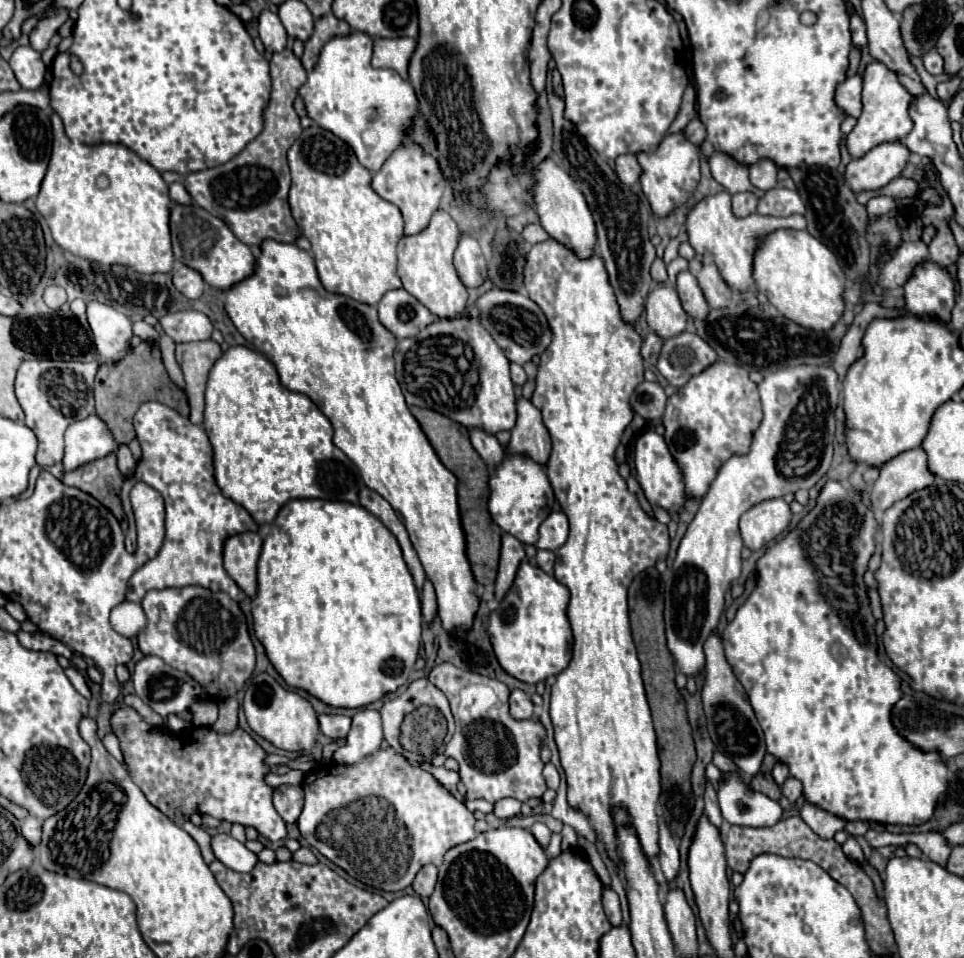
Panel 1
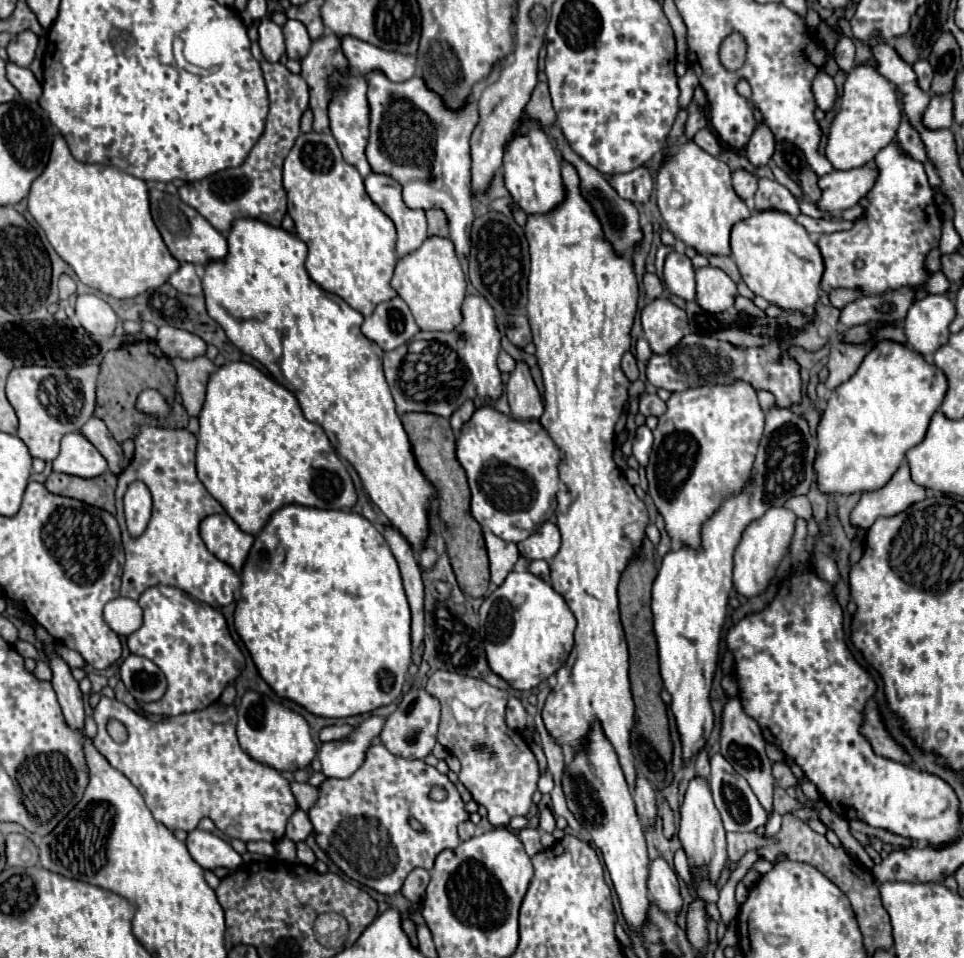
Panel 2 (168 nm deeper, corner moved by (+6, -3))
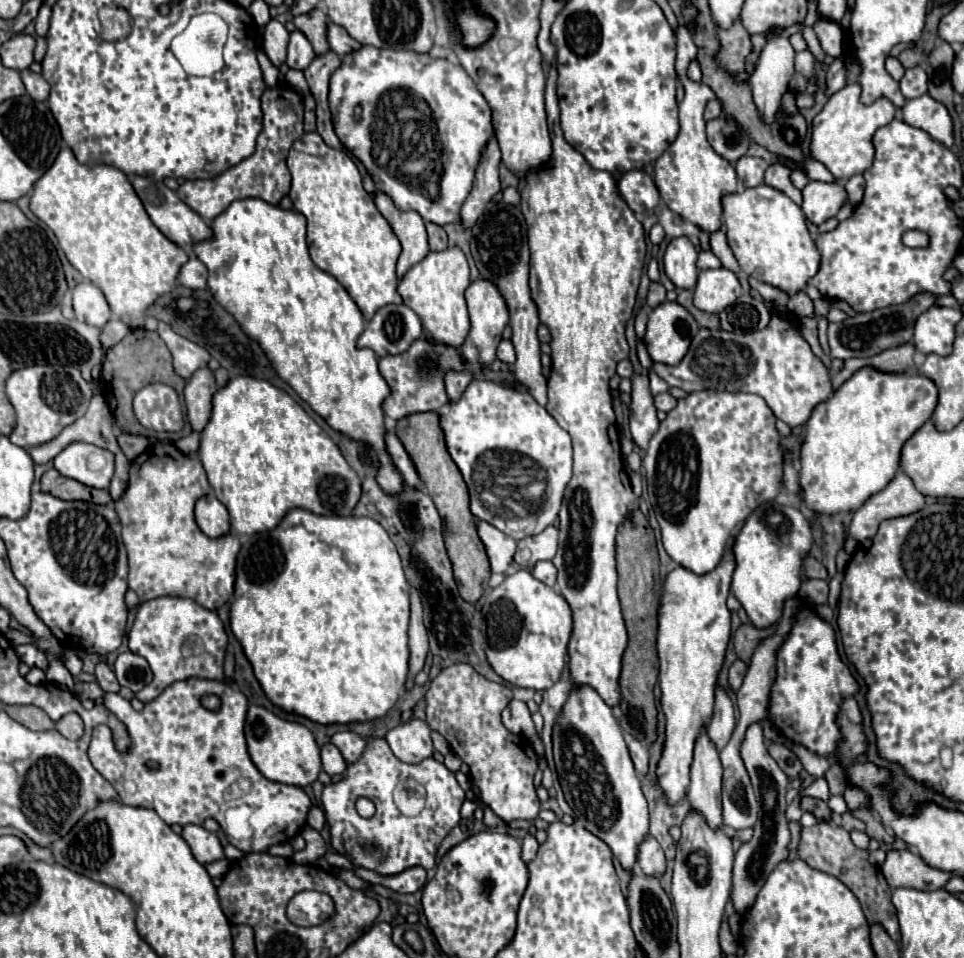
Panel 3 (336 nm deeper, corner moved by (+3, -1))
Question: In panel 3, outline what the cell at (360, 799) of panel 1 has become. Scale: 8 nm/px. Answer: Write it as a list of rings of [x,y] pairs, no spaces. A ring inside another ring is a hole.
[[[384,738],[370,740],[360,760],[348,766],[346,778],[336,784],[324,786],[322,792],[322,804],[326,820],[330,824],[332,846],[340,854],[348,856],[354,866],[374,870],[382,876],[400,874],[402,870],[412,866],[422,866],[426,870],[434,868],[440,842],[460,822],[462,802],[464,790],[456,782],[454,772],[450,772],[434,758],[426,758],[420,764],[406,764],[392,754]],[[408,778],[420,782],[426,788],[426,806],[414,818],[402,816],[392,800],[396,784]],[[360,796],[374,802],[376,814],[372,818],[362,818],[356,812],[356,800]]]

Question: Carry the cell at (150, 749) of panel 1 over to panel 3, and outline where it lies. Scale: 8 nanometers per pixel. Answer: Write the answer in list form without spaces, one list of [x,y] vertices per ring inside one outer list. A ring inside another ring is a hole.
[[[188,678],[186,682],[174,682],[170,684],[154,702],[146,702],[144,708],[138,712],[130,706],[128,700],[124,700],[120,694],[106,694],[104,706],[122,722],[126,724],[130,738],[132,738],[132,750],[128,756],[122,756],[112,742],[112,732],[108,726],[100,724],[92,732],[92,744],[88,748],[88,758],[92,766],[114,786],[114,790],[120,794],[122,802],[136,808],[152,808],[166,824],[202,824],[206,818],[214,818],[218,824],[224,824],[224,812],[232,806],[248,804],[256,808],[258,822],[254,822],[254,836],[250,840],[230,840],[238,850],[242,852],[266,852],[272,844],[290,842],[302,826],[306,826],[306,816],[312,808],[312,802],[308,794],[302,788],[278,784],[266,780],[258,768],[252,764],[248,750],[246,750],[246,738],[244,738],[244,720],[248,710],[246,696],[224,682],[218,680],[200,680],[200,678]],[[204,694],[216,694],[222,700],[222,706],[218,712],[210,712],[200,704],[200,696]],[[148,760],[154,760],[160,764],[158,772],[150,772],[144,764]]]

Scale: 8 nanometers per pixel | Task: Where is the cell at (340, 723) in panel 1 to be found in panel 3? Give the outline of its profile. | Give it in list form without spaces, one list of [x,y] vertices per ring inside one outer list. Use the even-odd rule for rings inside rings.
[[[336,732],[336,734],[332,736],[332,744],[338,746],[338,750],[342,752],[344,760],[346,760],[348,764],[356,762],[356,760],[360,758],[360,754],[364,752],[364,746],[366,746],[364,738],[360,738],[360,736],[354,734],[354,732]]]

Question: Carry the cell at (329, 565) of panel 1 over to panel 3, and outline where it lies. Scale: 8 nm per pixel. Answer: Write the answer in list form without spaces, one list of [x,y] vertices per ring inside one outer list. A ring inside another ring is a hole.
[[[292,510],[278,524],[276,530],[260,532],[254,536],[240,538],[240,552],[236,560],[236,580],[234,580],[234,602],[230,606],[230,628],[236,640],[242,644],[248,662],[252,664],[254,676],[260,682],[268,700],[282,708],[284,712],[304,716],[318,724],[350,724],[350,722],[370,722],[382,718],[404,692],[404,682],[408,674],[408,620],[410,620],[410,586],[404,578],[402,562],[398,558],[396,546],[378,522],[372,518],[340,518],[340,516],[316,516],[308,510]]]

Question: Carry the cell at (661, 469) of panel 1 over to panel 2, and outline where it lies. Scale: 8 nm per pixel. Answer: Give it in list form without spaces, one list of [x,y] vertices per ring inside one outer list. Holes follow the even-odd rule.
[[[647,426],[637,428],[635,442],[633,442],[633,456],[637,458],[637,462],[641,466],[647,466],[647,460],[649,460],[649,454],[651,454],[651,444],[653,444],[651,430]]]

